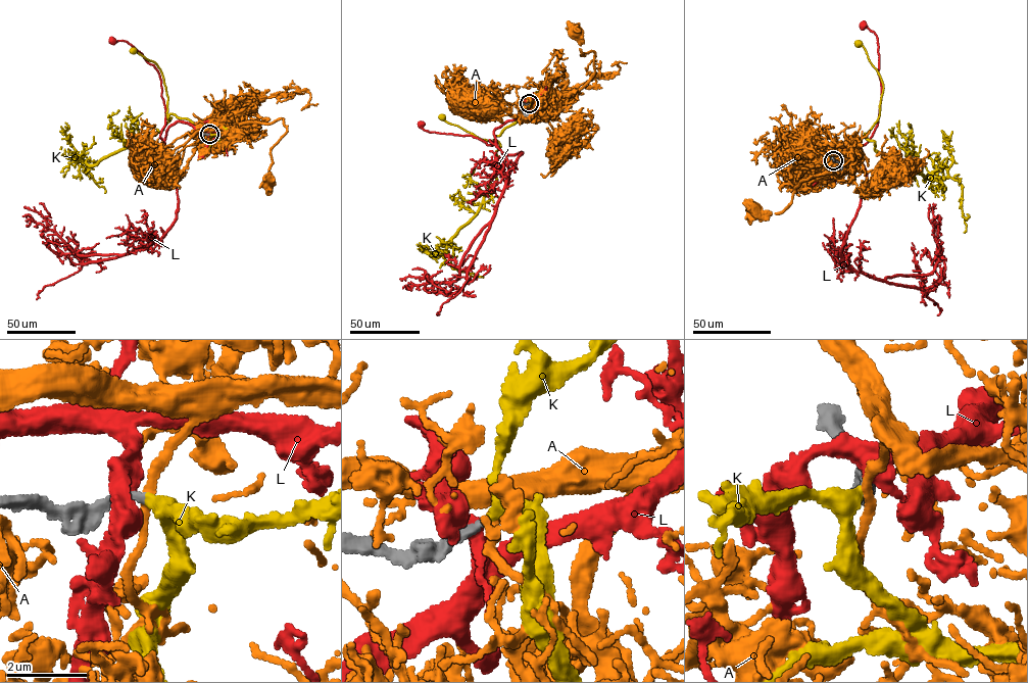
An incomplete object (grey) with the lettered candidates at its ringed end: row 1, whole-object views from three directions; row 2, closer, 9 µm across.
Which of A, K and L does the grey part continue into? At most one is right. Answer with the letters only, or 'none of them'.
K

